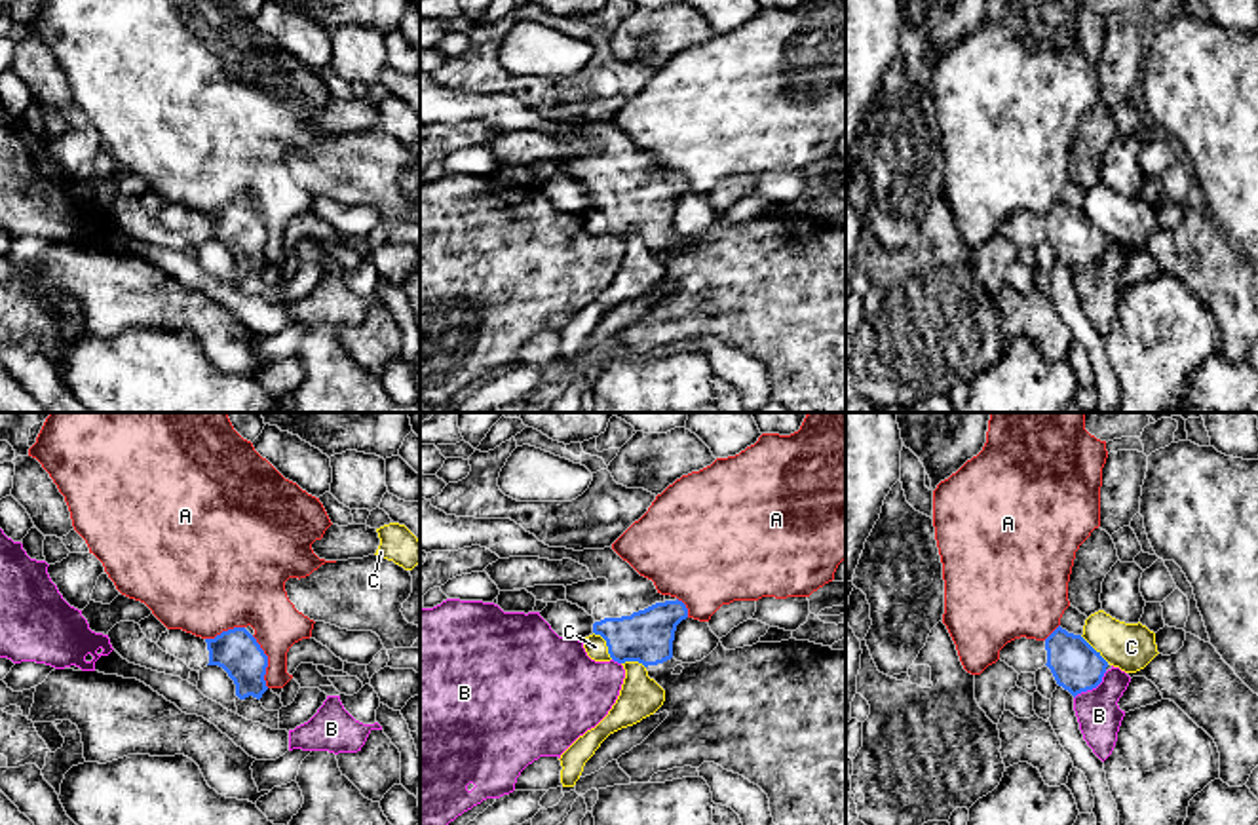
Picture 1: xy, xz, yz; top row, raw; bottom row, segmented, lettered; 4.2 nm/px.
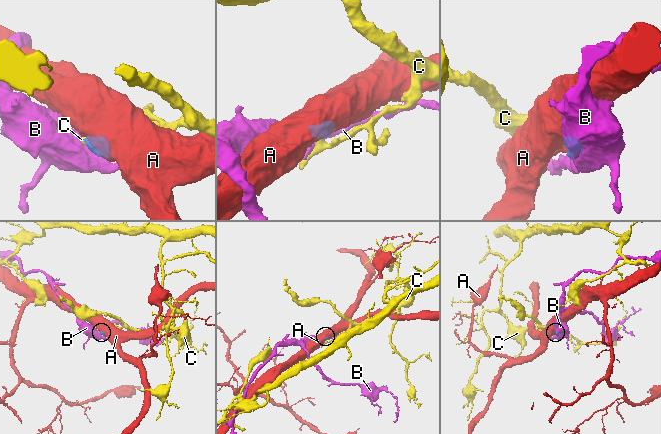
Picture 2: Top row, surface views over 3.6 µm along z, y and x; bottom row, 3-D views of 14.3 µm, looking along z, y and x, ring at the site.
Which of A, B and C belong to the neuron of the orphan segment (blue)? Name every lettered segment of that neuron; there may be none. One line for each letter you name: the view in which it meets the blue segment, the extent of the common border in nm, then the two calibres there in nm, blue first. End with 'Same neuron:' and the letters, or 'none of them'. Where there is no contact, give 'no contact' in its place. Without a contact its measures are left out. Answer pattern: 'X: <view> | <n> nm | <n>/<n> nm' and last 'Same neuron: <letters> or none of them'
Same neuron: none of them

